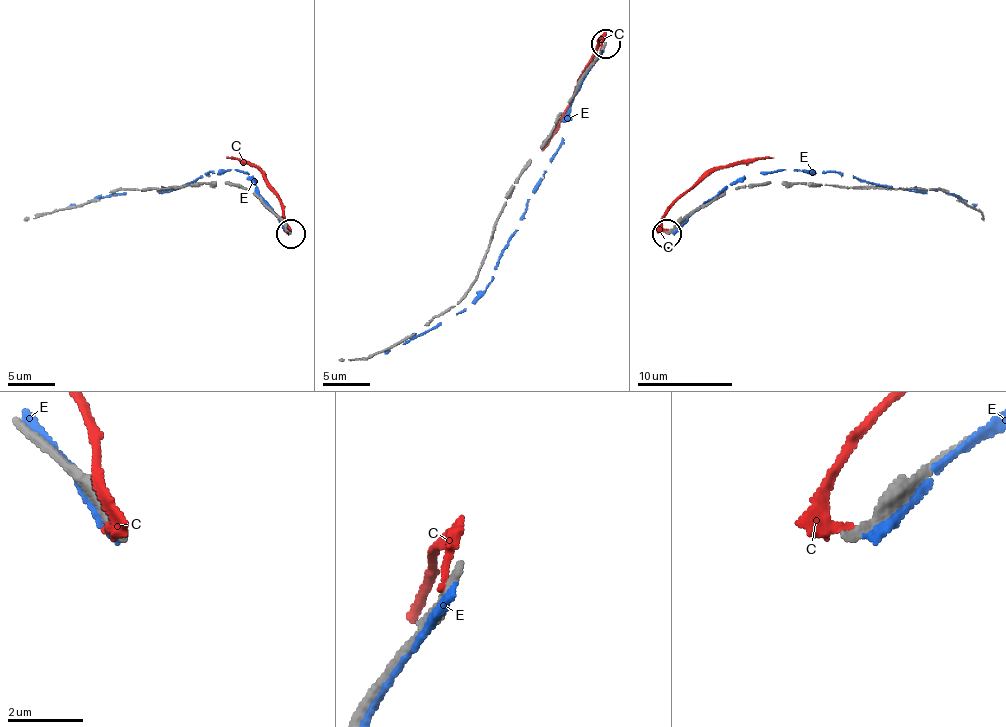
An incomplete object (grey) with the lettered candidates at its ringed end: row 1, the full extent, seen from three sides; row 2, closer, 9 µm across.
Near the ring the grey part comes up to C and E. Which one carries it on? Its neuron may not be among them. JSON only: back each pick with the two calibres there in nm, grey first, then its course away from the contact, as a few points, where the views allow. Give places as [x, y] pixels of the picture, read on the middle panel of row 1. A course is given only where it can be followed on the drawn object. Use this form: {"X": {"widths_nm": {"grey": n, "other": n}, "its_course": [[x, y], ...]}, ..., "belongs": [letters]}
{"belongs": []}

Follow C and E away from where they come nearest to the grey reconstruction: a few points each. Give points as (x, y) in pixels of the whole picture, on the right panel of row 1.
C: (671, 231), (661, 226), (661, 216), (706, 176), (735, 164), (773, 157)
E: (685, 219), (744, 176), (801, 169), (816, 174), (835, 171), (865, 183), (951, 193), (977, 204)

